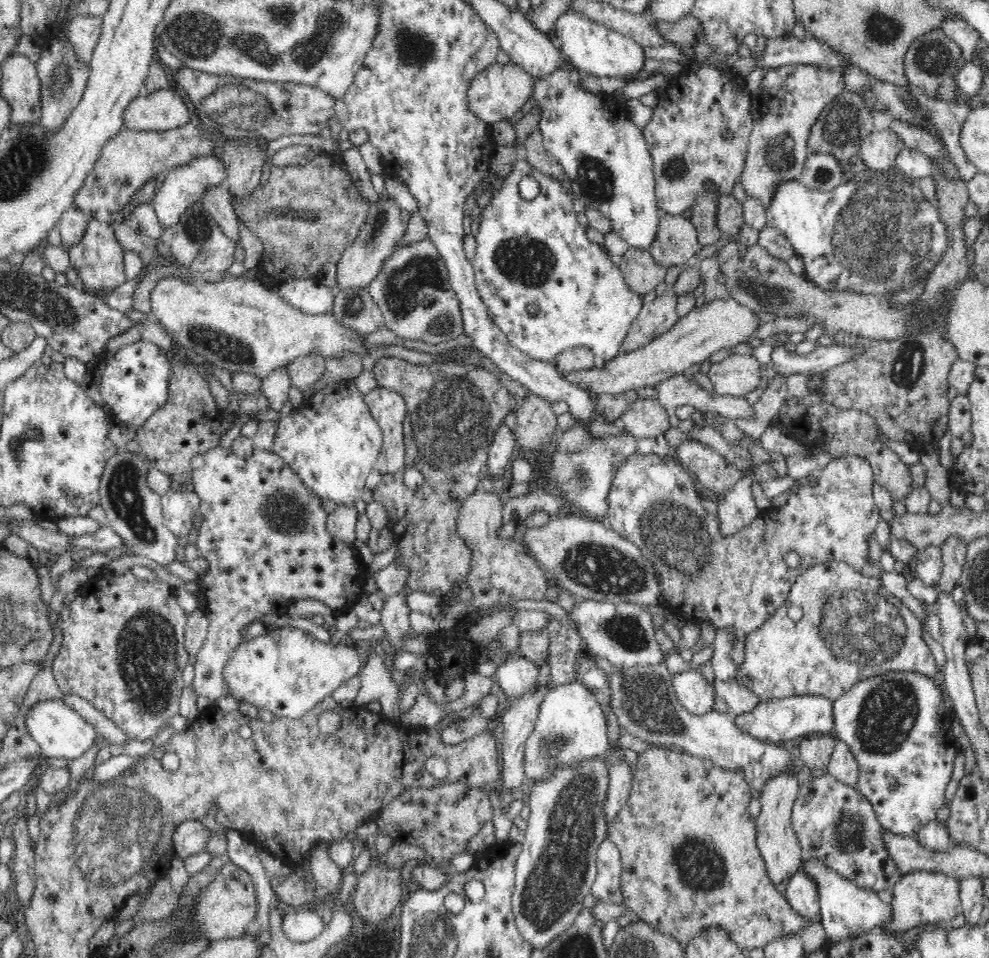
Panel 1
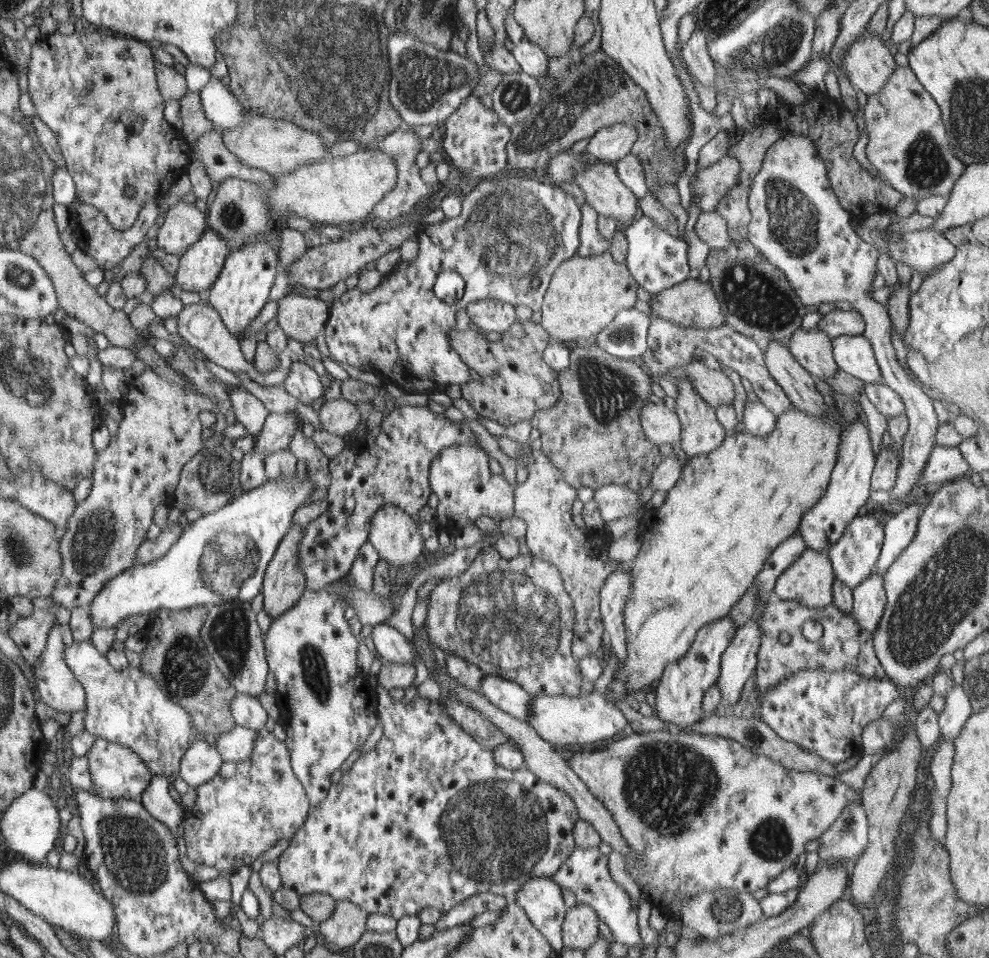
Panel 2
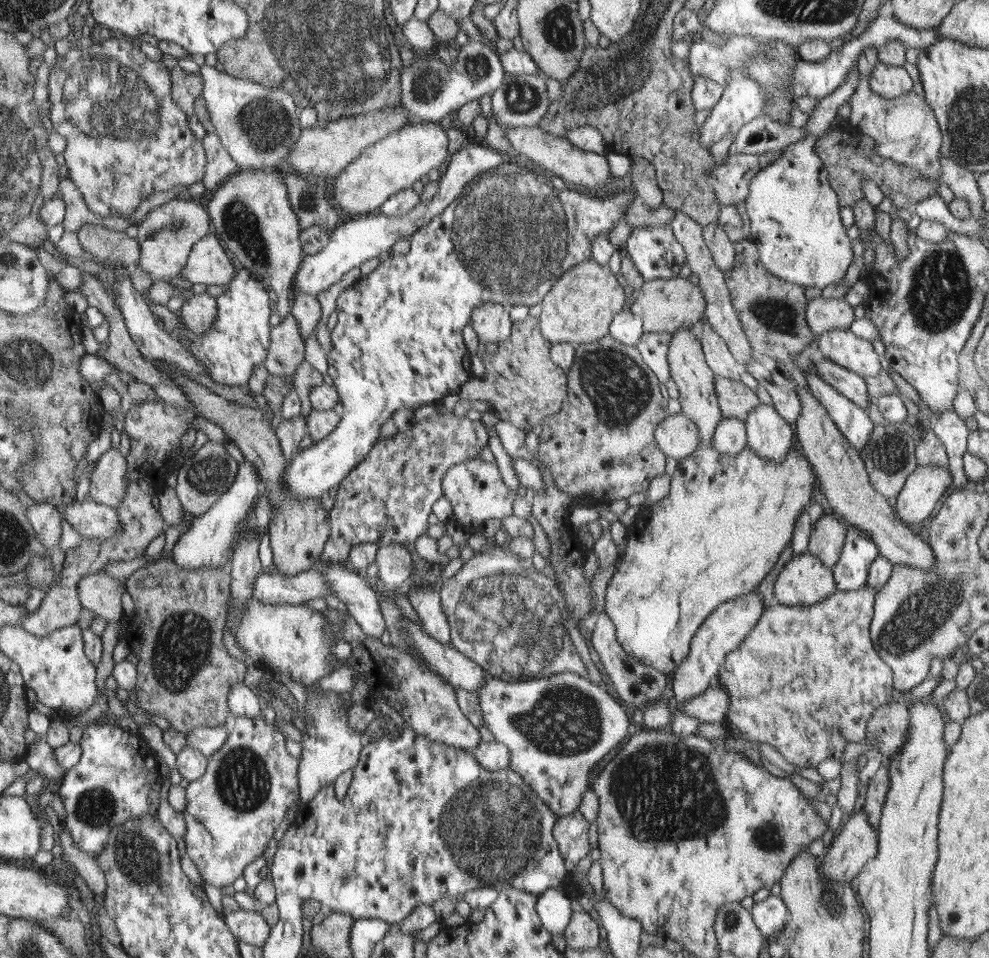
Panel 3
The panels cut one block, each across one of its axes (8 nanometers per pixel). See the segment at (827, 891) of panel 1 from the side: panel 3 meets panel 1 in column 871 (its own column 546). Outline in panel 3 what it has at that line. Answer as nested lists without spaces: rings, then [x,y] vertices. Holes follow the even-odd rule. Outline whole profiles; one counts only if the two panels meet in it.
[[[560,886],[550,889],[537,898],[537,916],[541,918],[544,928],[553,934],[563,934],[566,924],[572,915],[568,894],[564,894],[565,888]]]

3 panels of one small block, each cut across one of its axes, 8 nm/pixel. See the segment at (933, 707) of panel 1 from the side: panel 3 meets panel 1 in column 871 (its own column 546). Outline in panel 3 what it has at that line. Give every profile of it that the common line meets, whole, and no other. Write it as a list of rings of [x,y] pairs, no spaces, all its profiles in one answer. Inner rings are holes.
[[[572,672],[526,682],[506,682],[488,675],[475,692],[484,713],[484,725],[491,730],[496,741],[510,749],[509,768],[524,777],[530,788],[554,811],[556,818],[579,810],[582,795],[586,794],[592,778],[592,768],[596,768],[596,762],[626,738],[628,726],[632,726],[622,706],[606,689]]]

